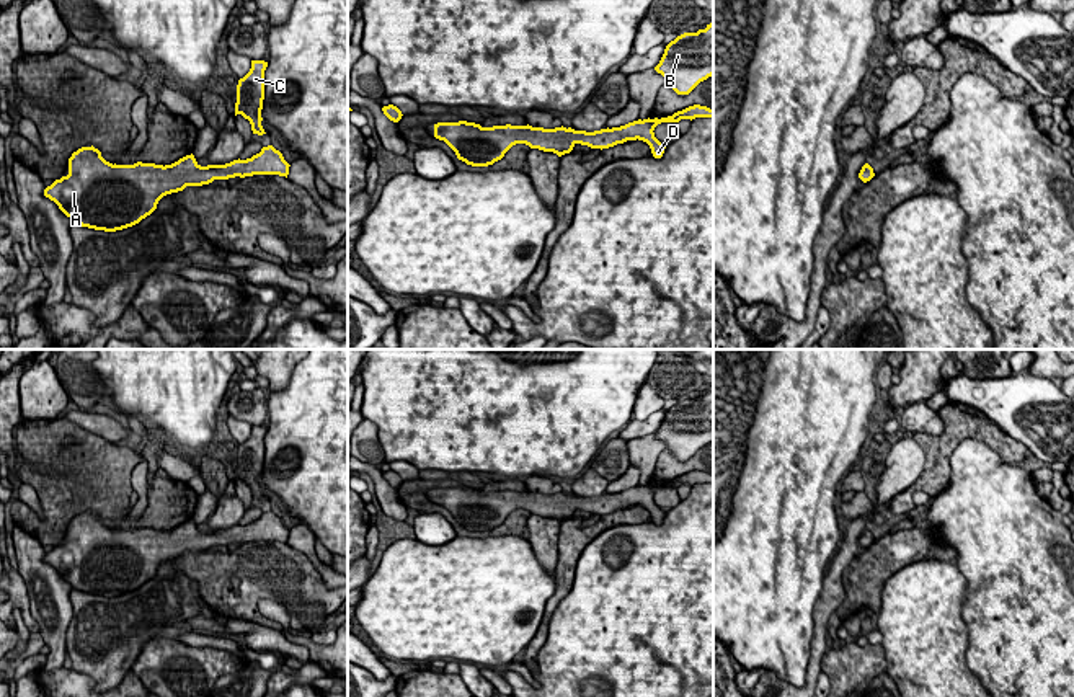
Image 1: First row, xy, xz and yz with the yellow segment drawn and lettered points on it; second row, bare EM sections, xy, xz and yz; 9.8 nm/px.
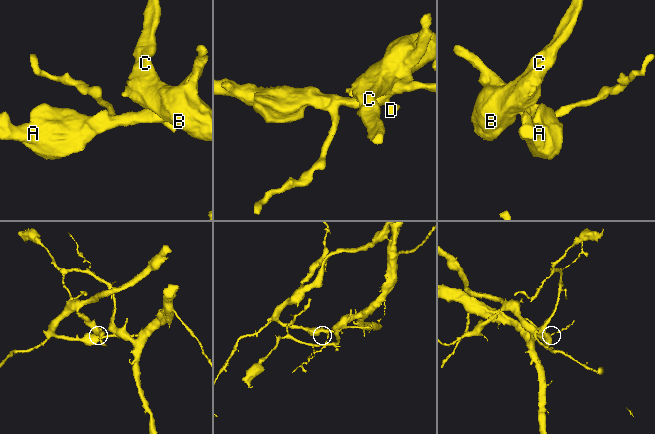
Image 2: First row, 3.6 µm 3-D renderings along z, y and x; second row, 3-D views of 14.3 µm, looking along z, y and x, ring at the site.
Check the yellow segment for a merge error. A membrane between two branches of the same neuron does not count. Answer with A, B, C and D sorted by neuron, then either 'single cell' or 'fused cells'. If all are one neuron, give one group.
groups A / B C D; fused cells

